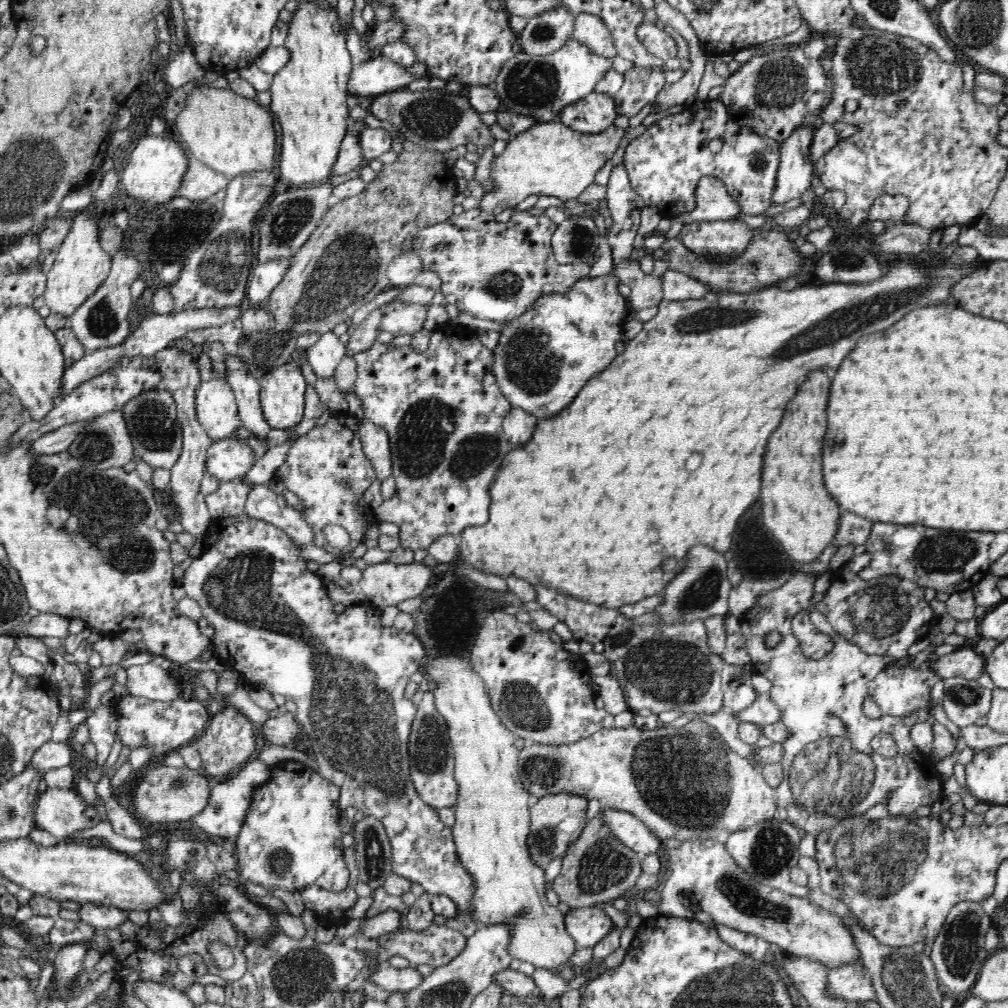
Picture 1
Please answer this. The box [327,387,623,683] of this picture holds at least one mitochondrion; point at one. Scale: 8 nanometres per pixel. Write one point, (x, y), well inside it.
(422, 446)

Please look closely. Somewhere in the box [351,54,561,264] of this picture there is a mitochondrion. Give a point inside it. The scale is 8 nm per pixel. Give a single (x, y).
(431, 118)

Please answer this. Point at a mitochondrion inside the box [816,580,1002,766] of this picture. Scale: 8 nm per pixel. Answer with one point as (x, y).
(964, 696)

